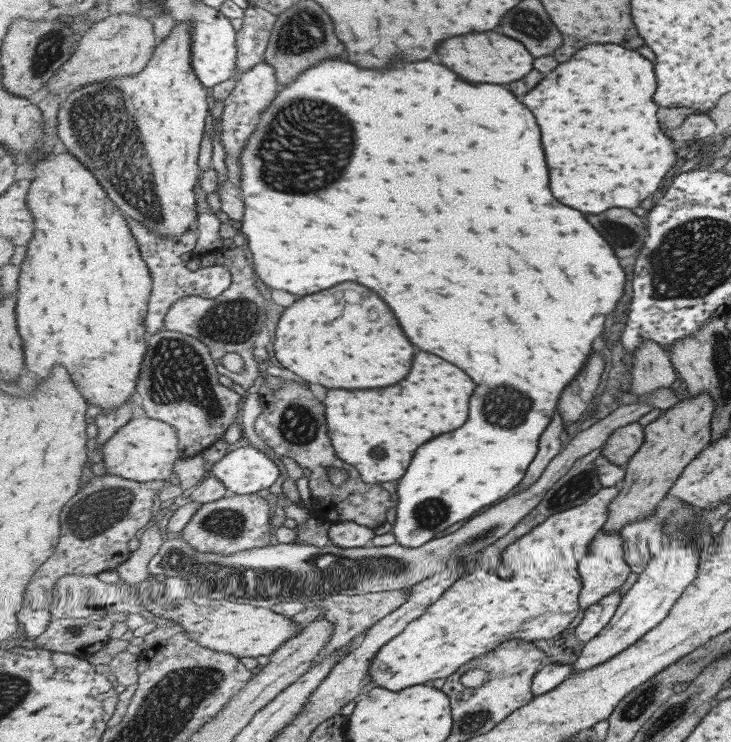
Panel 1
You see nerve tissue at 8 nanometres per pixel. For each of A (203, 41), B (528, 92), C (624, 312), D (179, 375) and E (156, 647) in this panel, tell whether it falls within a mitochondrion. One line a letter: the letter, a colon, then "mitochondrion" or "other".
A: other
B: other
C: other
D: mitochondrion
E: other

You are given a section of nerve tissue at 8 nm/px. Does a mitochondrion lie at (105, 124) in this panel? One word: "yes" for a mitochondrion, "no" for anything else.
yes

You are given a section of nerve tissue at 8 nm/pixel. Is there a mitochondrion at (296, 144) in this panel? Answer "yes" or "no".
yes

